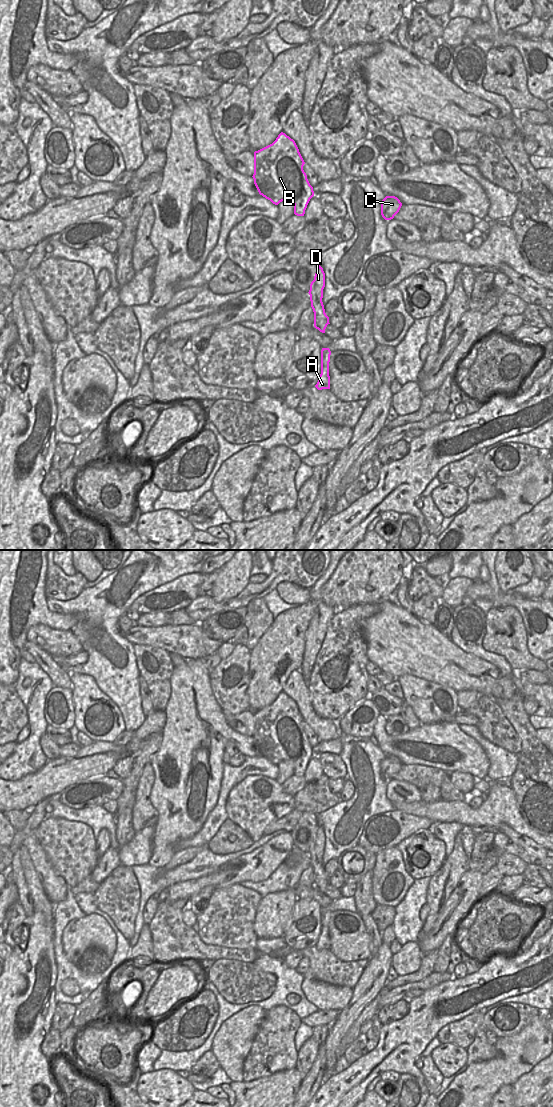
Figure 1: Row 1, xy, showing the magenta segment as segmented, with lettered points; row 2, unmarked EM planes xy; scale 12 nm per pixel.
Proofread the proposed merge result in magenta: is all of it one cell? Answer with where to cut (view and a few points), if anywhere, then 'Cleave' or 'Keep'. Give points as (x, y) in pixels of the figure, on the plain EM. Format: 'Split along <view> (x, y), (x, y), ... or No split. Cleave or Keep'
No split. Keep

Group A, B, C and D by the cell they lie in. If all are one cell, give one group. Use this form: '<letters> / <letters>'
A B C D

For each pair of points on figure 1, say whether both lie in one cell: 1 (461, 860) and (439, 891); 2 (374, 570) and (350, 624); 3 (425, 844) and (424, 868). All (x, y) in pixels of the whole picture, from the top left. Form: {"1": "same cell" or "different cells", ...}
{"1": "same cell", "2": "different cells", "3": "same cell"}

